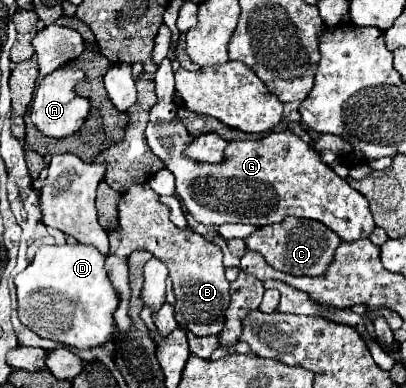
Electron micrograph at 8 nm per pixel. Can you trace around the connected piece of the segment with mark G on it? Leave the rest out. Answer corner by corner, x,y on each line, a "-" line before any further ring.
164,59
154,73
158,103
150,111
146,127
146,141
156,157
166,161
166,167
176,177
176,195
186,211
202,225
250,223
256,227
278,223
288,215
316,219
328,225
342,241
358,241
370,237
374,221
368,201
340,179
296,133
272,133
258,141
234,141
226,147
226,161
222,165
196,165
182,157
184,145
190,143
186,127
176,117
174,101
174,73
172,61

